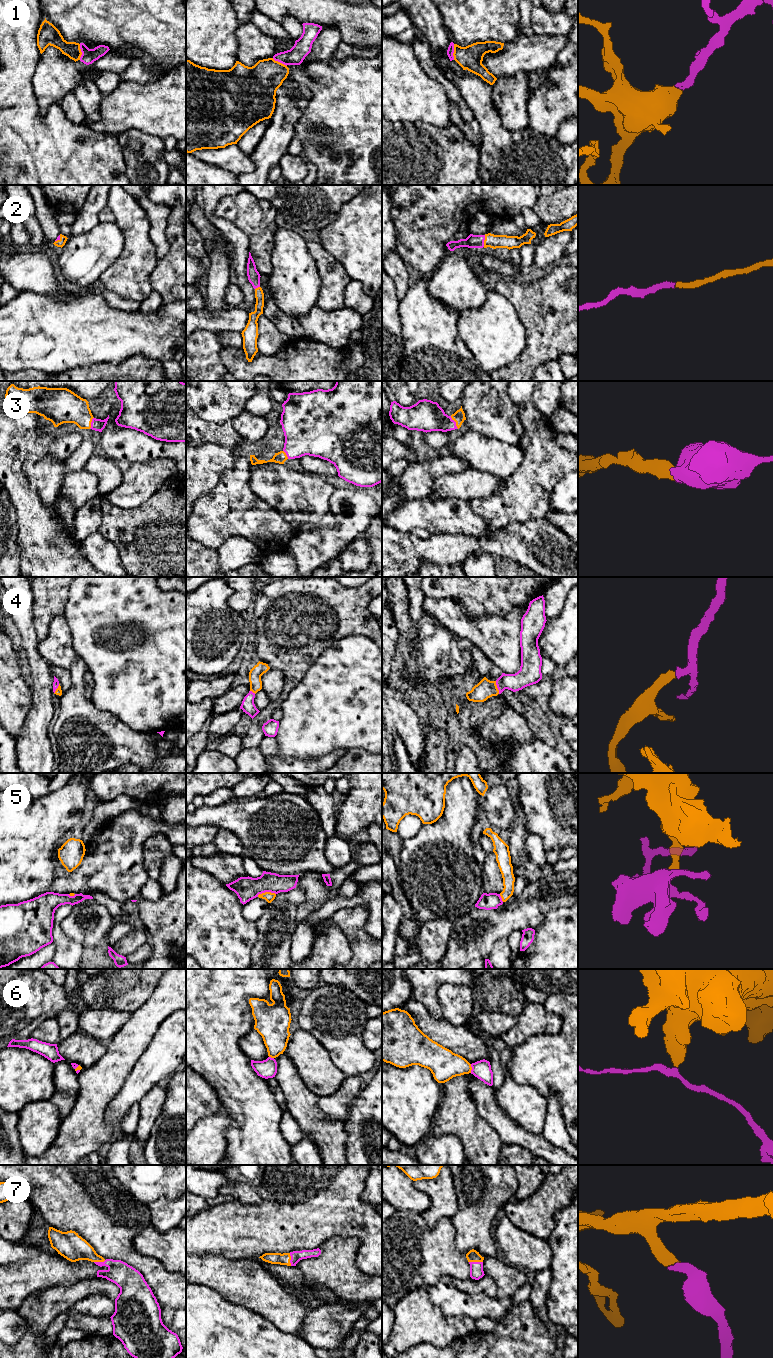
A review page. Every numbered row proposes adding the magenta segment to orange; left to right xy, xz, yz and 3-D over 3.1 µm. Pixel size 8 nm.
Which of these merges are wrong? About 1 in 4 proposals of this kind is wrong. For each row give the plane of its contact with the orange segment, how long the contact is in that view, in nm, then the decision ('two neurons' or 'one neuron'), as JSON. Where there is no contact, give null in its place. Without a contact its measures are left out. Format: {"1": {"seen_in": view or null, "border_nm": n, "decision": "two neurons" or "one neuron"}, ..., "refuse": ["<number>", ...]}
{"1": {"seen_in": "xy", "border_nm": 130, "decision": "one neuron"}, "2": {"seen_in": "yz", "border_nm": 100, "decision": "one neuron"}, "3": {"seen_in": "yz", "border_nm": 120, "decision": "one neuron"}, "4": {"seen_in": "yz", "border_nm": 110, "decision": "one neuron"}, "5": {"seen_in": "xz", "border_nm": 150, "decision": "two neurons"}, "6": {"seen_in": "yz", "border_nm": 70, "decision": "two neurons"}, "7": {"seen_in": "yz", "border_nm": 110, "decision": "one neuron"}, "refuse": ["5", "6"]}

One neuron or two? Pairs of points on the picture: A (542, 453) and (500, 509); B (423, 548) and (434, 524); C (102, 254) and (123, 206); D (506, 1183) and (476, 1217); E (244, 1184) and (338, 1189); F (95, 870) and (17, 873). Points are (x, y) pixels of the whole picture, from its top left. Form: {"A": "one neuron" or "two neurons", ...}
{"A": "one neuron", "B": "two neurons", "C": "two neurons", "D": "one neuron", "E": "two neurons", "F": "two neurons"}

